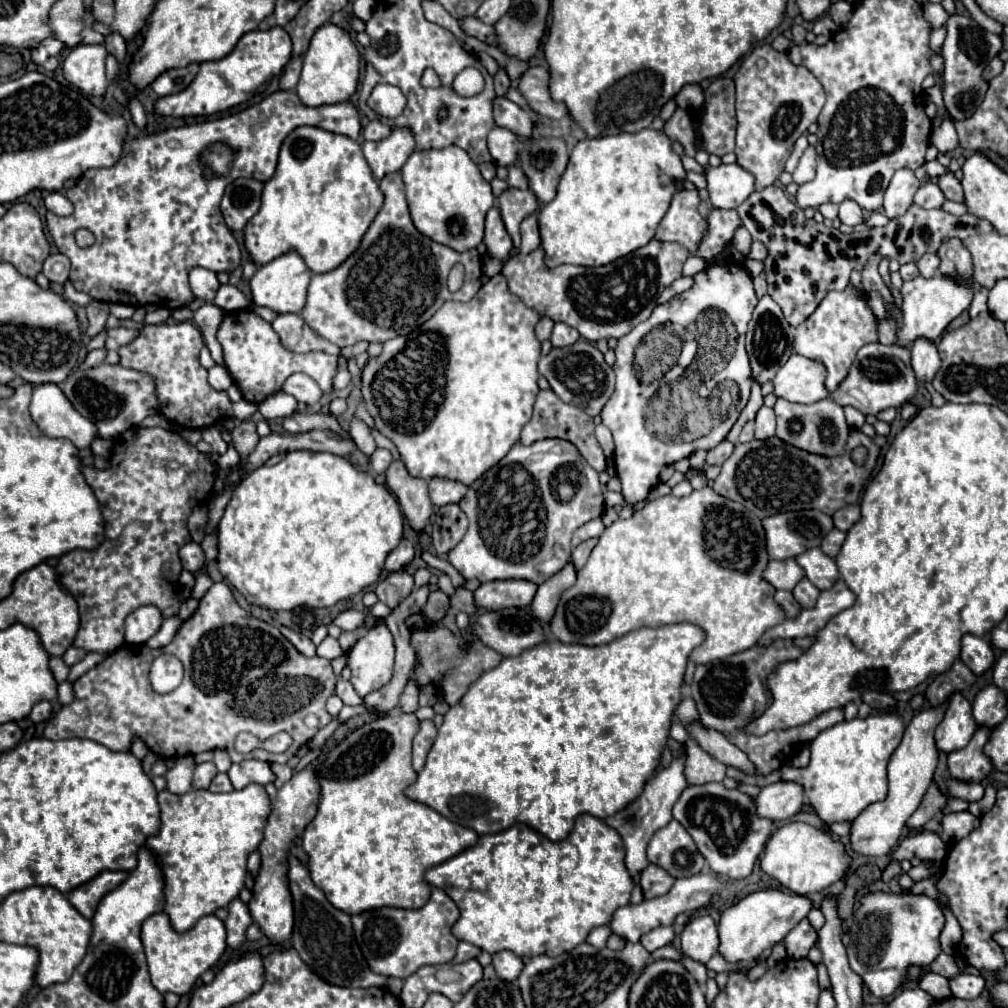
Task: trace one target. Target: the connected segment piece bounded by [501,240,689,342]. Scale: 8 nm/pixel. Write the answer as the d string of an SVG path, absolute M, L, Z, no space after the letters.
M651 240L647 246L611 262L605 266L597 266L597 268L587 268L587 266L569 266L569 264L561 264L549 270L549 266L545 264L545 250L539 246L537 250L529 252L529 254L517 254L513 258L509 258L501 270L501 274L507 278L509 282L509 290L519 296L525 306L535 308L541 316L549 316L555 322L565 322L569 326L575 326L579 330L579 334L589 340L589 342L597 342L601 338L621 338L627 332L631 332L637 324L641 324L643 320L647 320L653 312L653 308L657 306L657 298L659 294L681 276L681 268L687 260L689 252L683 244L679 242L661 242L661 240Z

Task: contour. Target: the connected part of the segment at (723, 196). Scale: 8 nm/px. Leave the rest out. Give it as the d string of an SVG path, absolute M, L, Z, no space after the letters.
M739 164L707 168L707 190L715 208L737 208L755 190L755 176Z

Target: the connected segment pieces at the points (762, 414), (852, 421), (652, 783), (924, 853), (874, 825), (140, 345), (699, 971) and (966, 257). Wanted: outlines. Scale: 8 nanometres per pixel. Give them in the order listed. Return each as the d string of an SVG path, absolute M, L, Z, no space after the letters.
M763 406L755 416L755 438L767 440L771 436L775 436L775 414L773 408Z
M847 406L845 408L845 416L847 416L847 424L851 428L861 428L865 424L865 416L859 410L855 410L853 406Z
M675 758L669 768L661 770L659 774L655 774L647 782L643 794L635 802L631 802L625 810L621 810L621 812L617 812L605 820L611 828L615 828L623 836L623 842L627 848L625 864L633 876L637 876L649 864L649 860L645 856L647 844L649 844L651 836L655 834L655 830L659 830L659 828L667 826L667 822L671 822L671 818L673 818L671 808L677 802L679 794L685 790L685 786L687 786L687 780L683 778L683 758Z
M921 830L915 836L907 836L891 854L893 860L943 860L947 846L941 836L931 830Z
M949 700L935 708L927 708L919 712L907 726L901 744L889 758L889 794L881 802L869 804L855 820L851 828L851 844L855 854L863 856L885 856L897 846L899 836L905 830L907 818L919 808L921 798L925 796L929 784L933 782L933 772L937 766L937 748L933 732L937 724L943 720Z
M191 322L155 324L145 326L141 334L127 346L119 348L121 364L145 374L151 374L157 384L159 414L181 428L203 428L211 426L223 418L245 420L255 410L257 404L241 400L233 404L225 392L217 392L207 382L207 370L199 364L199 350L203 346L201 330Z
M683 958L683 964L685 964L685 968L687 968L687 972L701 984L701 986L705 986L705 982L707 982L707 968L701 964L701 962L691 962L691 958Z
M947 238L941 248L939 248L939 258L941 258L941 266L939 266L939 274L945 276L955 276L955 278L963 278L963 282L971 282L971 254L965 248L965 244L959 238Z

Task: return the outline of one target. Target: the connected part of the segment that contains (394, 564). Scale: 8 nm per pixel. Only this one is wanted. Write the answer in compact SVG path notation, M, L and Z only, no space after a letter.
M403 538L403 540L399 542L399 546L387 556L387 560L385 560L385 570L389 570L389 572L401 570L401 568L405 568L409 562L413 562L413 556L415 556L413 544Z

